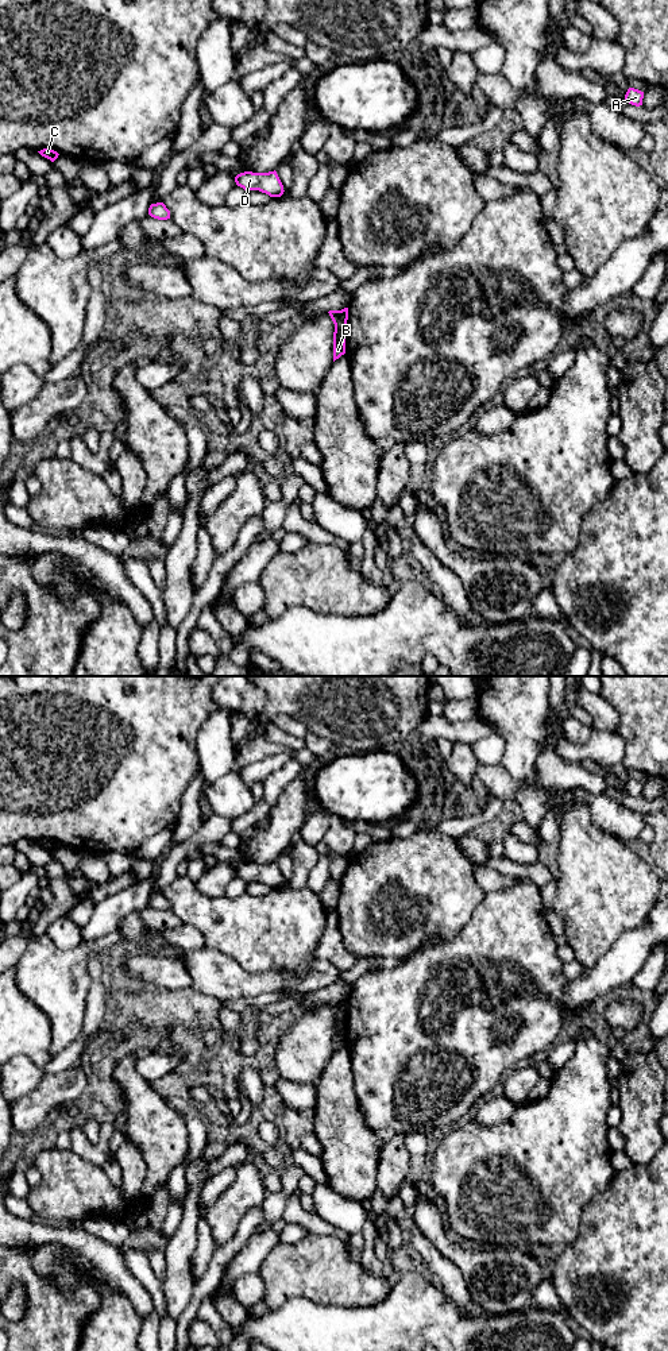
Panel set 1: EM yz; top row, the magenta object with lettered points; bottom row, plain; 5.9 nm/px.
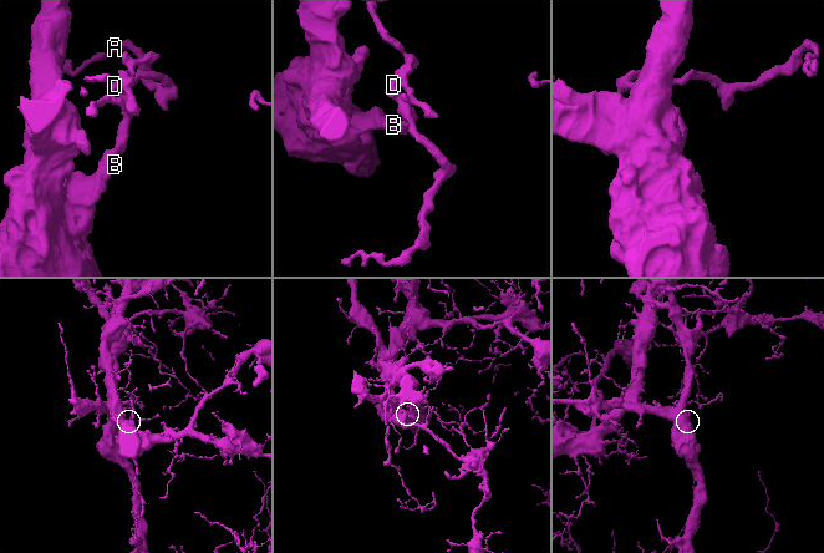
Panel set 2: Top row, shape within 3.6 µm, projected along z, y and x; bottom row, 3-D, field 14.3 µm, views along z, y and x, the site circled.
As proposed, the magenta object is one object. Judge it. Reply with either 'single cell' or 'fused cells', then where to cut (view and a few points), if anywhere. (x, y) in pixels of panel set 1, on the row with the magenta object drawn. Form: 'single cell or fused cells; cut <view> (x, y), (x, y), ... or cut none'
fused cells; cut yz (335, 325), (346, 328)

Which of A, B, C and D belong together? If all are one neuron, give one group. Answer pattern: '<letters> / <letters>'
A D / B C

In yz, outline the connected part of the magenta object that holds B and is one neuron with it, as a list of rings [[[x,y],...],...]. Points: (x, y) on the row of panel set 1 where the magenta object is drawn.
[[[341,325],[335,327],[333,332],[333,362],[345,354],[345,333],[347,328]]]

